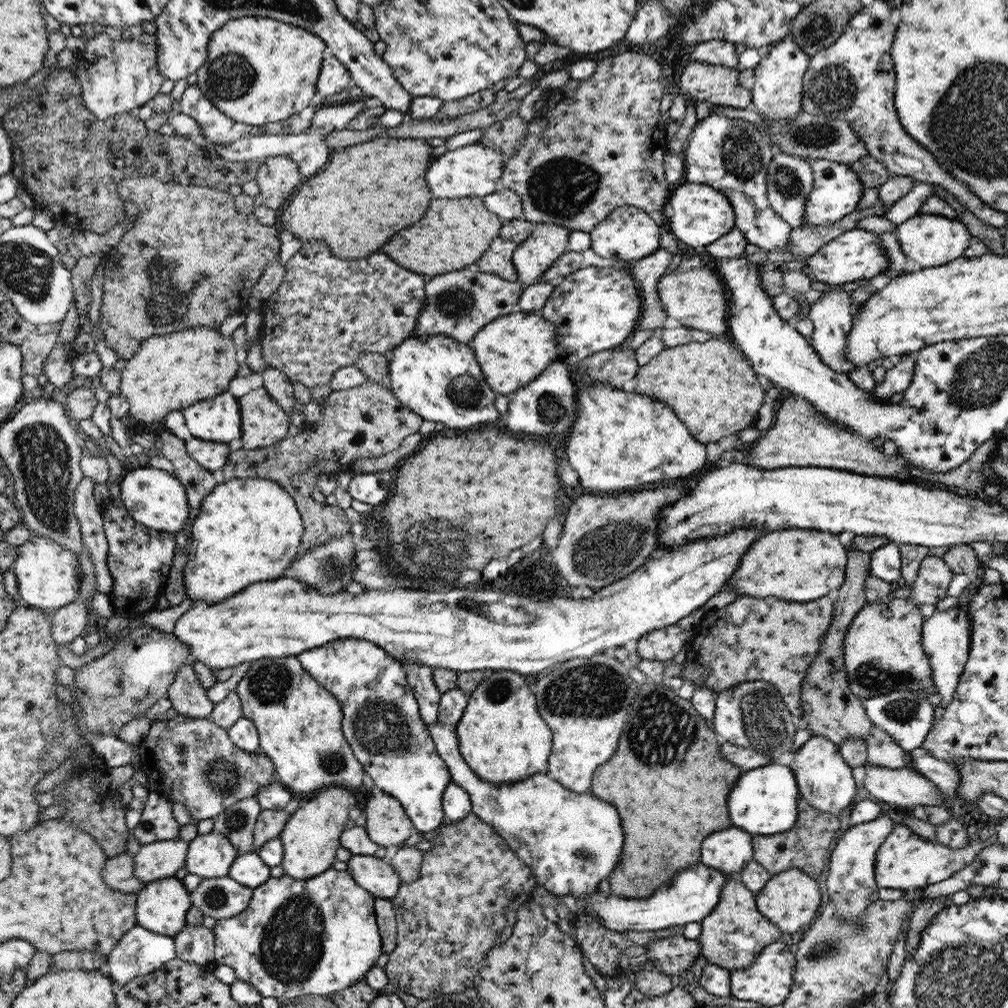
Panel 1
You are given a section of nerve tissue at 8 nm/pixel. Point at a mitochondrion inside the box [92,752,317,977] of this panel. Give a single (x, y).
(222, 776)

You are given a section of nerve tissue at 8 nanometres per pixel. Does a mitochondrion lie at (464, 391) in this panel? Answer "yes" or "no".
yes

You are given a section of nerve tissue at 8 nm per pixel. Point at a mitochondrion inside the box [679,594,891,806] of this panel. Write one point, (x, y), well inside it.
(764, 723)

